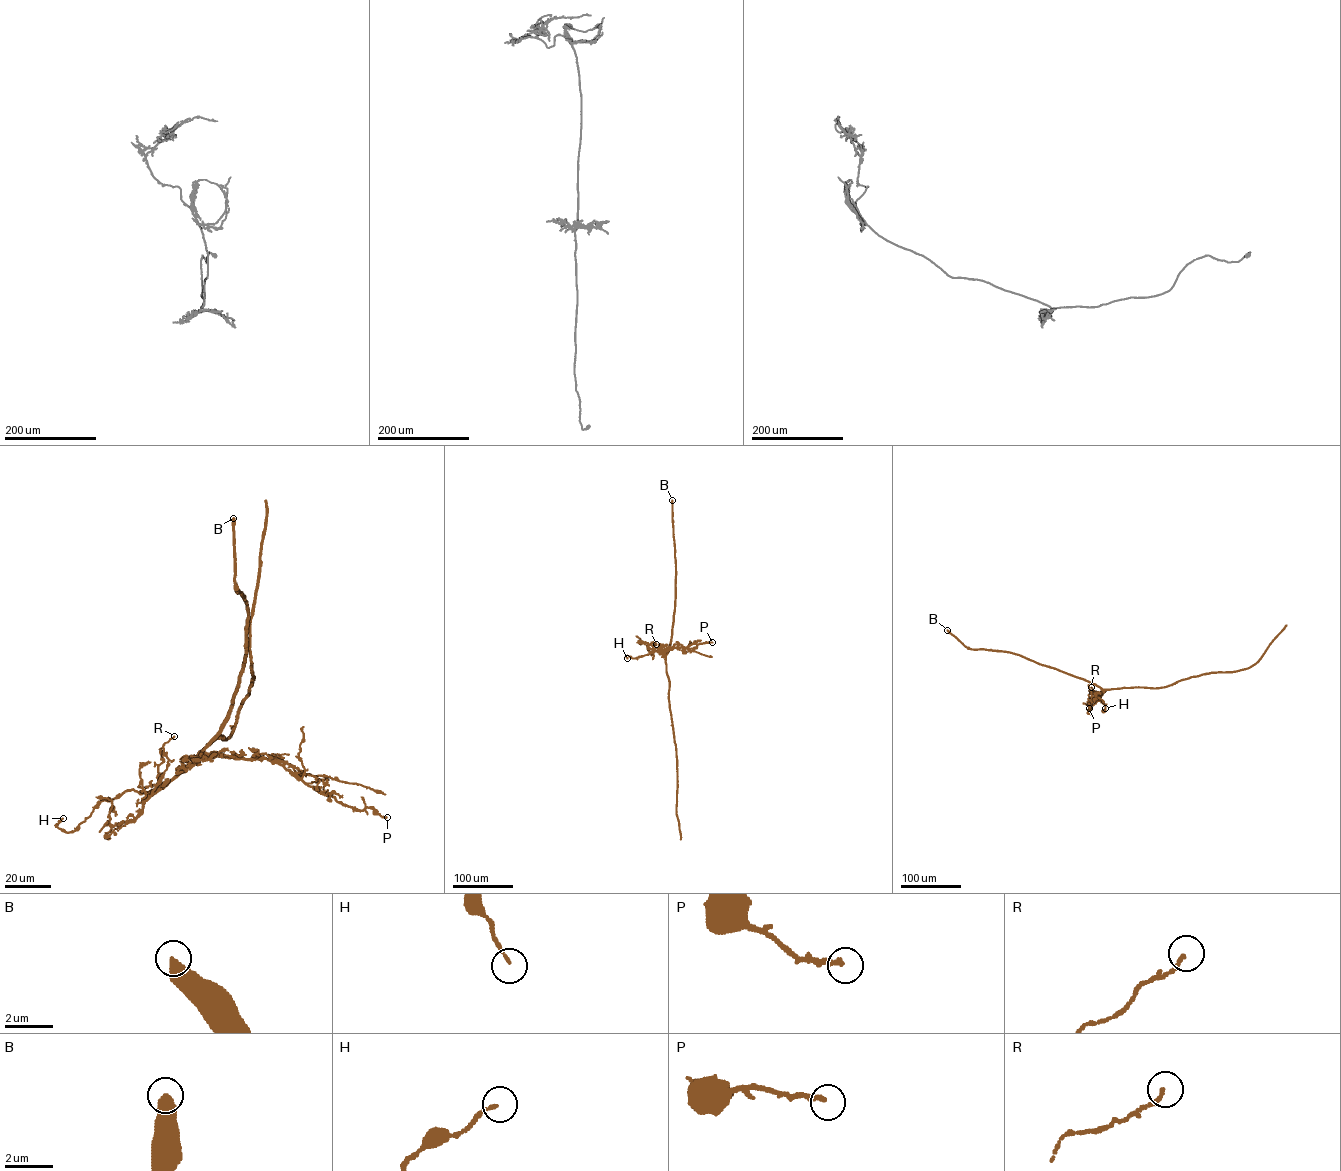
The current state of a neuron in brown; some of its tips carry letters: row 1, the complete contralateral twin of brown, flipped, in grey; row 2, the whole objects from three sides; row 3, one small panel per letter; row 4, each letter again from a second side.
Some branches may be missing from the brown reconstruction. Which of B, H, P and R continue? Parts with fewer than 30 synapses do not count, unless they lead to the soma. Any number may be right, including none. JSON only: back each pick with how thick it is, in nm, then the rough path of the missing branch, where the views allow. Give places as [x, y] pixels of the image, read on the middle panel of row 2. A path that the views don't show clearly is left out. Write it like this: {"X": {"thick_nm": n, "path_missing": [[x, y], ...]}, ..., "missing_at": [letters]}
{"B": {"thick_nm": 550}, "missing_at": ["B"]}

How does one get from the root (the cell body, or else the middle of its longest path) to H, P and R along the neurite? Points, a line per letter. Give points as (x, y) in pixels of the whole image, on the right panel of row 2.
H: (1120, 688), (1101, 691), (1098, 699), (1105, 706), (1103, 712), (1105, 708)
P: (1120, 688), (1094, 693), (1089, 708)
R: (1120, 688), (1102, 689), (1091, 704), (1088, 695), (1092, 691), (1091, 687)

